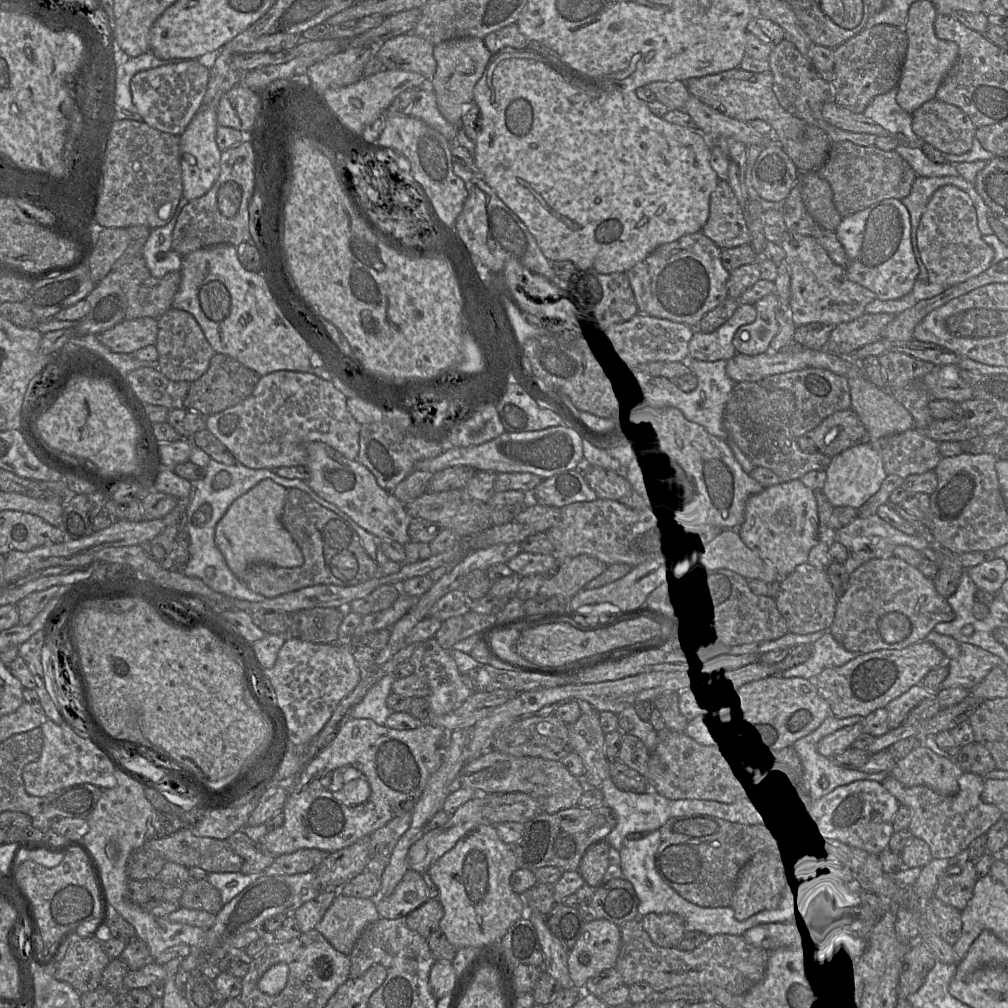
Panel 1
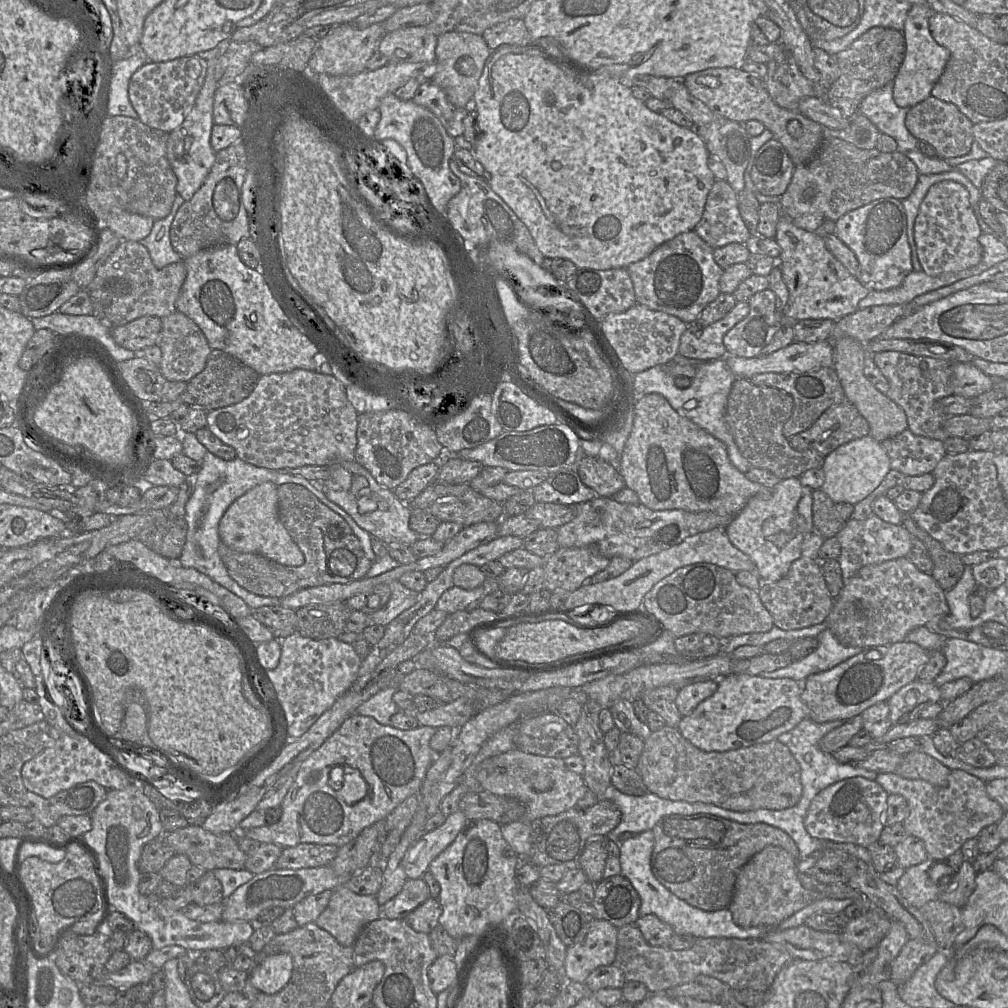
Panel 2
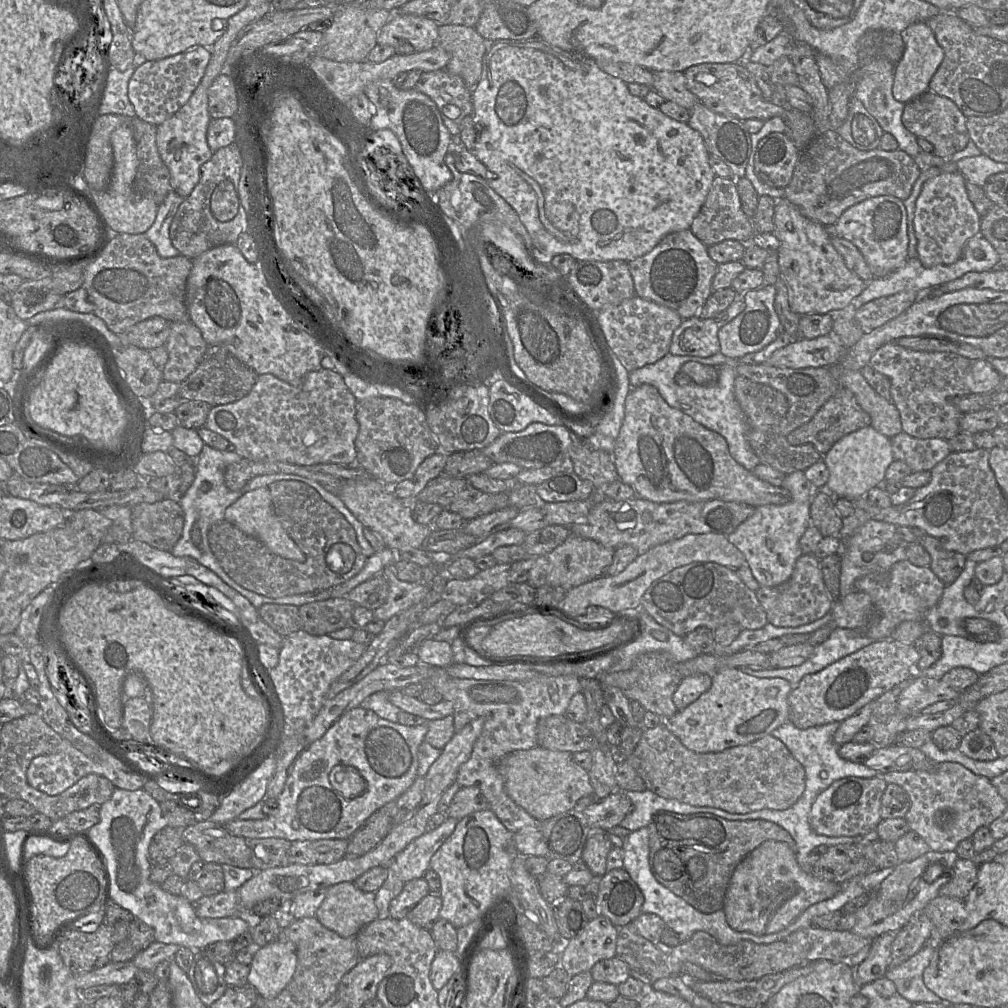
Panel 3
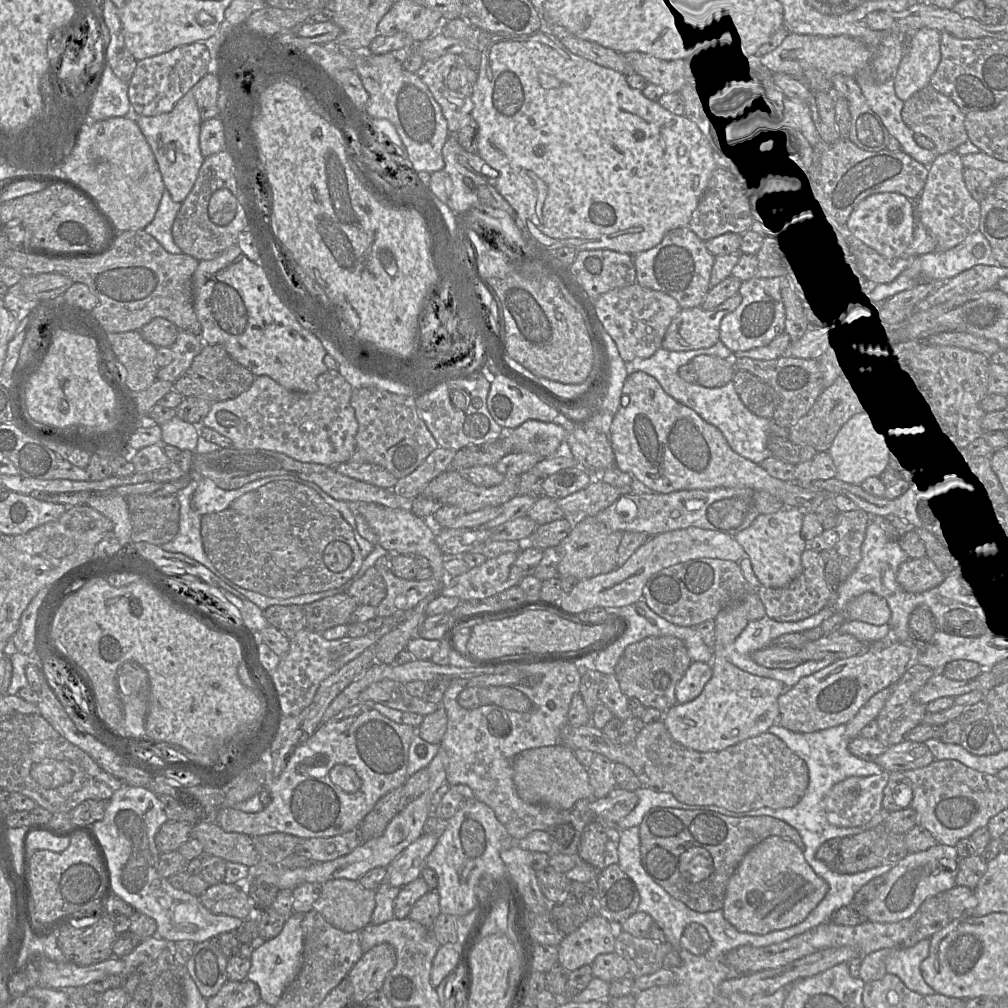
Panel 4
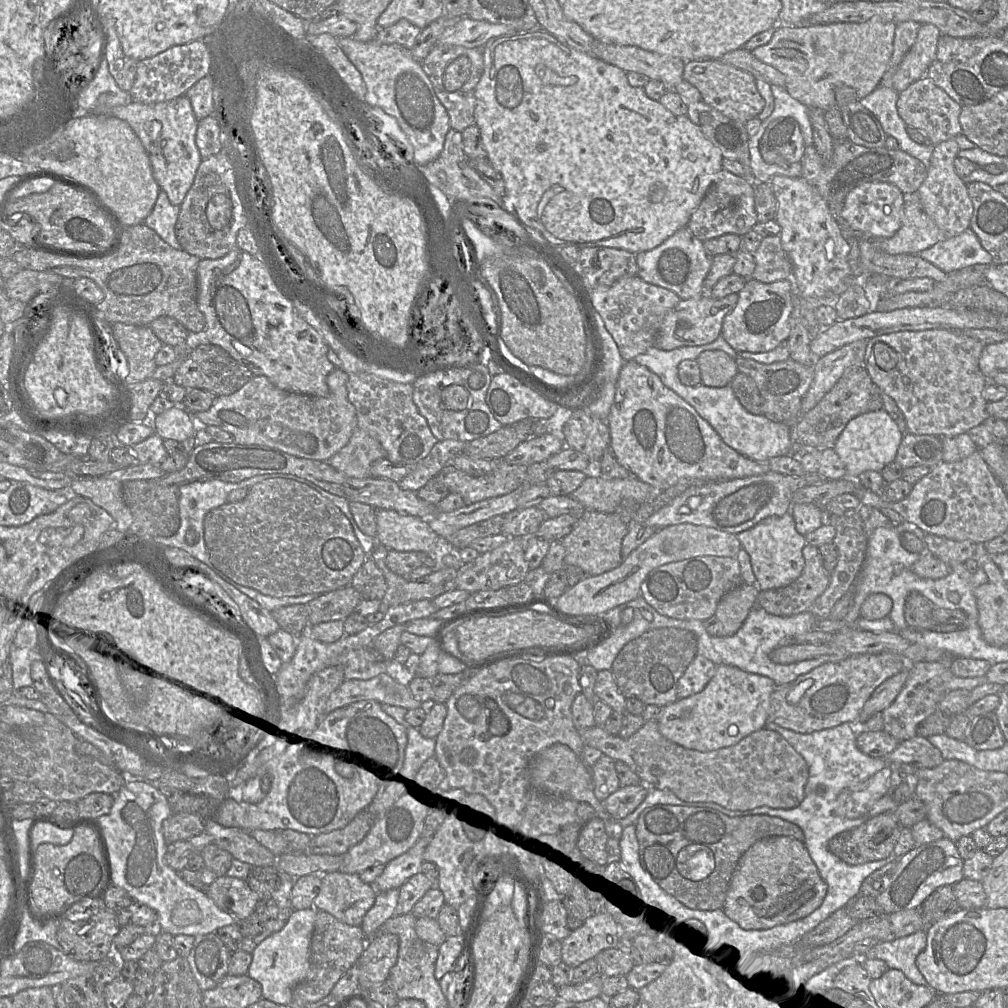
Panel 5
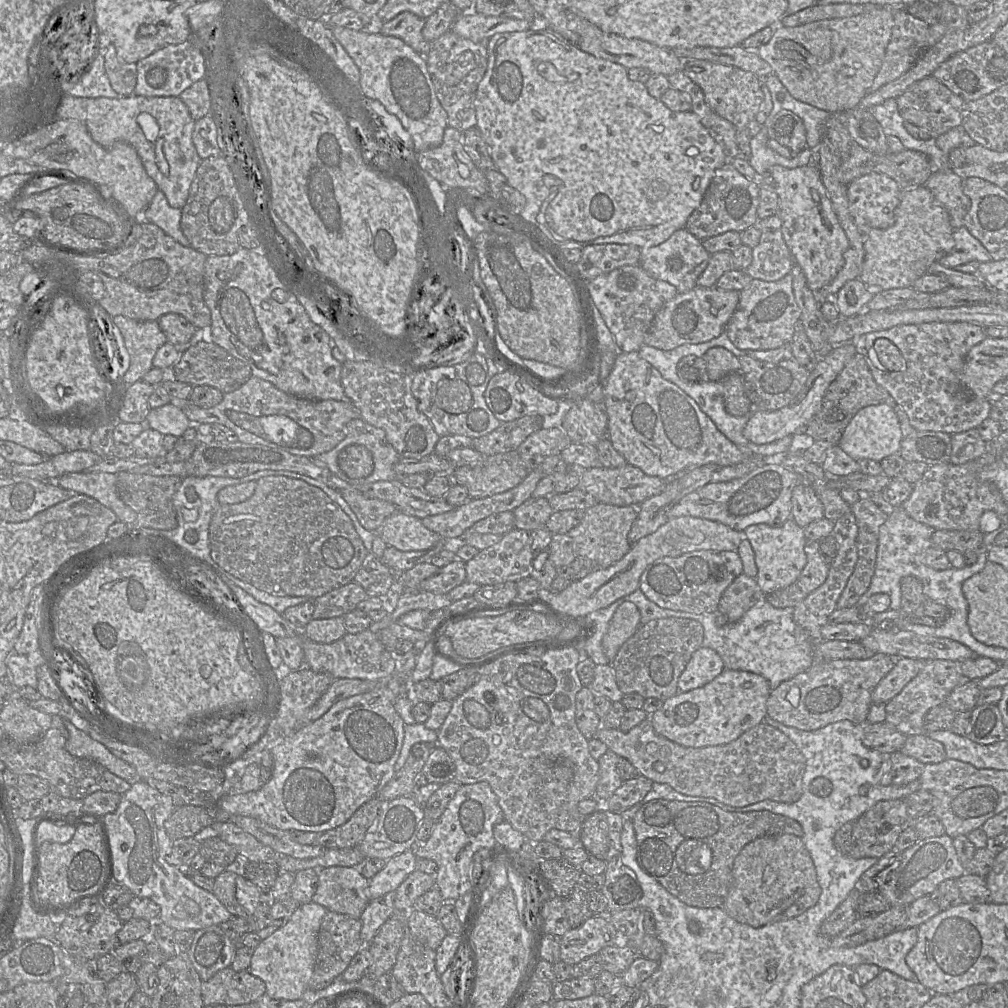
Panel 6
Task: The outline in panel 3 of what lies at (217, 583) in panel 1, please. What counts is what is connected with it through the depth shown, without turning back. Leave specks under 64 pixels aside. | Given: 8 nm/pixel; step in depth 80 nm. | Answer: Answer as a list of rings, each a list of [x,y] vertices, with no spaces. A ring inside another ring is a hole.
[[[204,444],[200,454],[197,457],[191,458],[194,460],[194,480],[190,488],[182,496],[176,496],[184,512],[184,526],[181,538],[178,540],[171,553],[175,556],[190,556],[196,559],[200,564],[217,574],[231,588],[235,589],[237,592],[247,598],[255,608],[259,609],[264,604],[295,605],[300,607],[306,603],[331,598],[331,595],[333,594],[333,587],[320,592],[270,598],[245,589],[226,574],[209,546],[208,532],[213,524],[224,519],[224,513],[227,507],[248,491],[252,491],[261,487],[268,487],[269,484],[281,480],[303,482],[314,488],[324,499],[324,501],[339,511],[352,525],[356,532],[358,544],[360,545],[363,554],[367,558],[376,552],[365,538],[364,526],[359,522],[359,520],[352,514],[352,512],[346,507],[346,505],[337,495],[328,492],[318,483],[295,474],[266,474],[252,478],[240,490],[231,491],[225,485],[224,472],[227,466],[239,463],[243,459],[240,455],[238,455],[235,451],[220,451],[208,446],[207,444]]]

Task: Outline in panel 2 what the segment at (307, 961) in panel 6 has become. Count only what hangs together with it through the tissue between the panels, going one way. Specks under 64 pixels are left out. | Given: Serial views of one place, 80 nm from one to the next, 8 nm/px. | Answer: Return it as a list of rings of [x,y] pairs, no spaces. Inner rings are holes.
[[[288,953],[273,954],[263,958],[249,972],[251,984],[265,994],[275,994],[289,982],[293,959]]]

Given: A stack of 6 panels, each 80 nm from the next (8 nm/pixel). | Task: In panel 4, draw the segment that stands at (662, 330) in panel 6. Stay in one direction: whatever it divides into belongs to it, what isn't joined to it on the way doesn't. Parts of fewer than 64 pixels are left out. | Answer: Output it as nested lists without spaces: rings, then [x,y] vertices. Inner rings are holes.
[[[736,294],[712,310],[702,307],[681,309],[669,325],[661,347],[669,351],[688,351],[715,345],[720,340],[723,317],[741,302],[741,295]]]

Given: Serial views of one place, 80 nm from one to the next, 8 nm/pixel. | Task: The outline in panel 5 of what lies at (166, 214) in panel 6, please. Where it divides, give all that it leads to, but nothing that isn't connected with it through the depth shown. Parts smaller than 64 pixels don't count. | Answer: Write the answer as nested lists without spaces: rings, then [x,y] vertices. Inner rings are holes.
[[[160,190],[156,203],[145,219],[146,226],[154,230],[166,243],[176,250],[181,250],[175,225],[180,213],[180,206],[172,205],[165,191]]]

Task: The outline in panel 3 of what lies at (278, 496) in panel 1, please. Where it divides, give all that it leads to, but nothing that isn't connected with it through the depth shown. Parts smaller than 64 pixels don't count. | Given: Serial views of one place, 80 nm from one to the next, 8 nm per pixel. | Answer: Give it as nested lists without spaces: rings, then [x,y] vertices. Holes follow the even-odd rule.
[[[268,487],[257,488],[244,493],[224,513],[224,519],[236,526],[245,534],[261,541],[272,553],[298,562],[305,561],[305,555],[288,535],[281,522],[274,513],[270,491]]]

